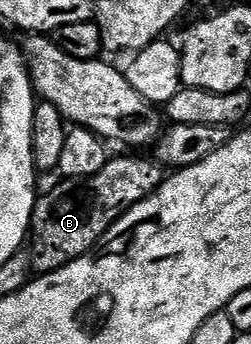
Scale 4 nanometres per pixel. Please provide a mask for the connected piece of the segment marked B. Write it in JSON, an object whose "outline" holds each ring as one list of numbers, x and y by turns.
{"outline":[[125,154,111,158,107,166,99,174,95,174,86,180,62,179,58,188,53,188,49,193,38,199,33,211,33,226,31,232,31,255,33,257,33,271,37,274,54,272,71,262,75,262,80,256,88,256,94,251,93,248,106,239,109,227,111,227,124,212,131,210,133,204,143,202,156,188,165,181,166,169,158,164,156,159,144,160,141,154]]}

